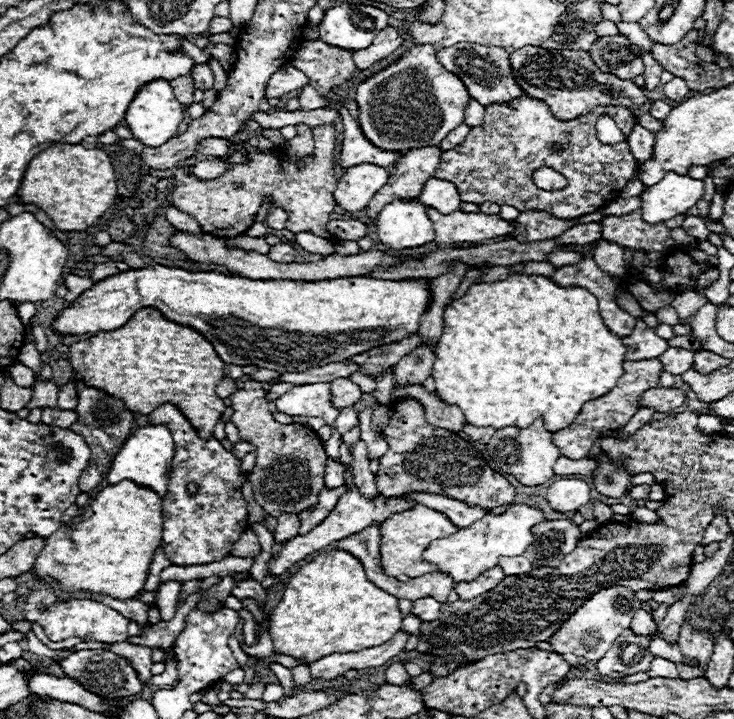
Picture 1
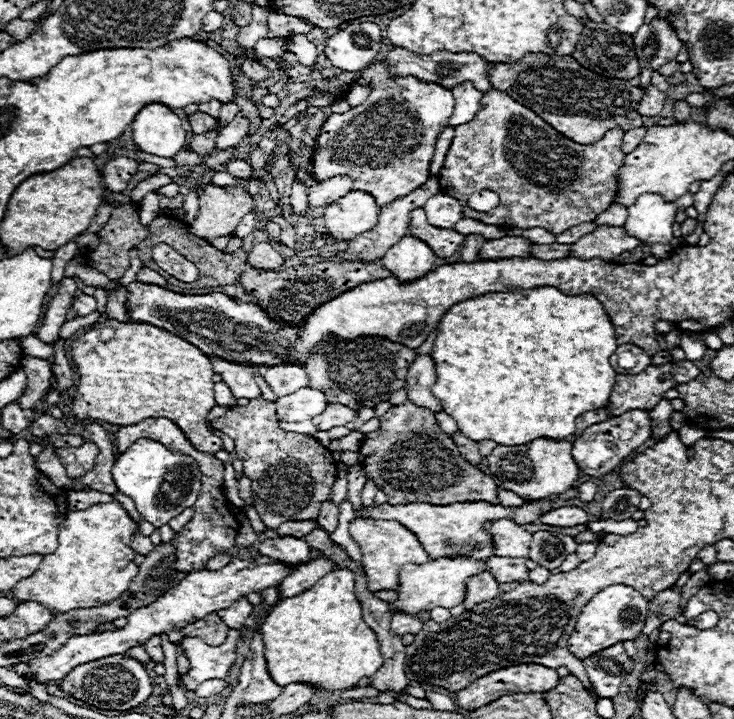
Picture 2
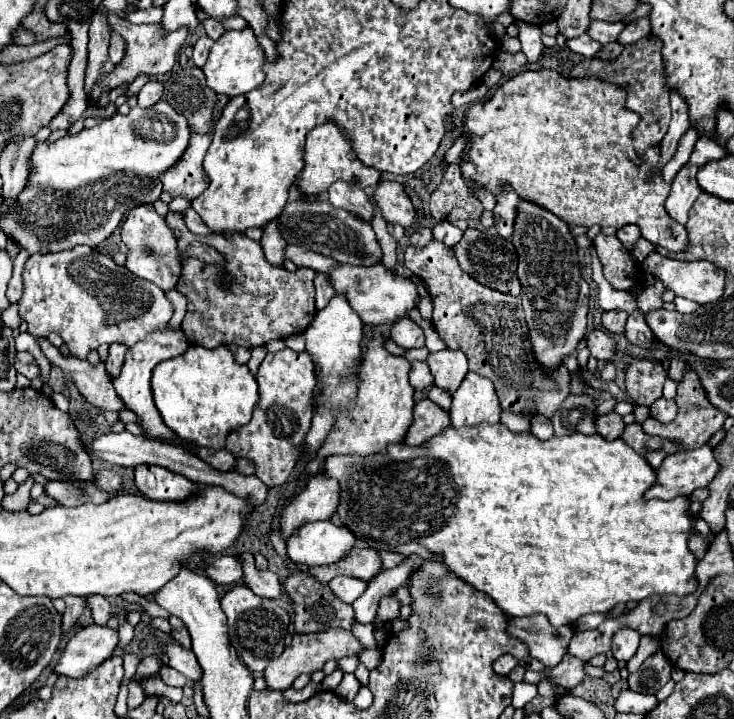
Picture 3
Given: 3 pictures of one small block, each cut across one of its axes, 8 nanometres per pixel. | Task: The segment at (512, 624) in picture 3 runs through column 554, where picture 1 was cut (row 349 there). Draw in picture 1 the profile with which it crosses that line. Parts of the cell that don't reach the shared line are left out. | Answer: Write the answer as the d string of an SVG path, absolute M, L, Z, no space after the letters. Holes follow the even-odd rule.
M636 318L636 326L630 336L624 338L624 344L628 344L628 360L644 360L644 358L658 358L664 348L668 348L668 340L660 338L648 324L640 318Z

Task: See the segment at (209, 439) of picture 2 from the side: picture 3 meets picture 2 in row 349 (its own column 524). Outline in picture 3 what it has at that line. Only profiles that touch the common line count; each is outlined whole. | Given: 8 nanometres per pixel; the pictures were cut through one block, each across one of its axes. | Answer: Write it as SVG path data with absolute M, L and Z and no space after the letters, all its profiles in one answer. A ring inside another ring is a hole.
M538 70L538 72L520 72L516 76L512 76L508 82L504 82L486 102L476 102L468 112L466 112L466 122L464 122L464 132L470 134L470 150L468 156L462 162L462 174L464 180L474 180L480 186L488 188L494 196L500 190L502 184L510 184L520 198L530 200L540 204L542 208L550 210L552 214L556 214L558 218L562 218L566 224L578 224L578 226L614 226L616 230L626 226L626 224L636 224L642 230L642 238L650 240L656 246L662 246L670 252L684 252L690 246L690 240L686 238L686 228L682 224L678 224L676 220L670 218L670 214L664 208L664 202L670 194L670 184L664 180L662 170L658 168L658 156L660 156L660 144L650 144L650 148L646 148L644 156L636 156L632 152L632 132L634 128L640 124L640 118L636 116L636 112L630 112L626 108L626 90L622 86L610 84L606 80L600 78L564 78L560 76L556 70Z

